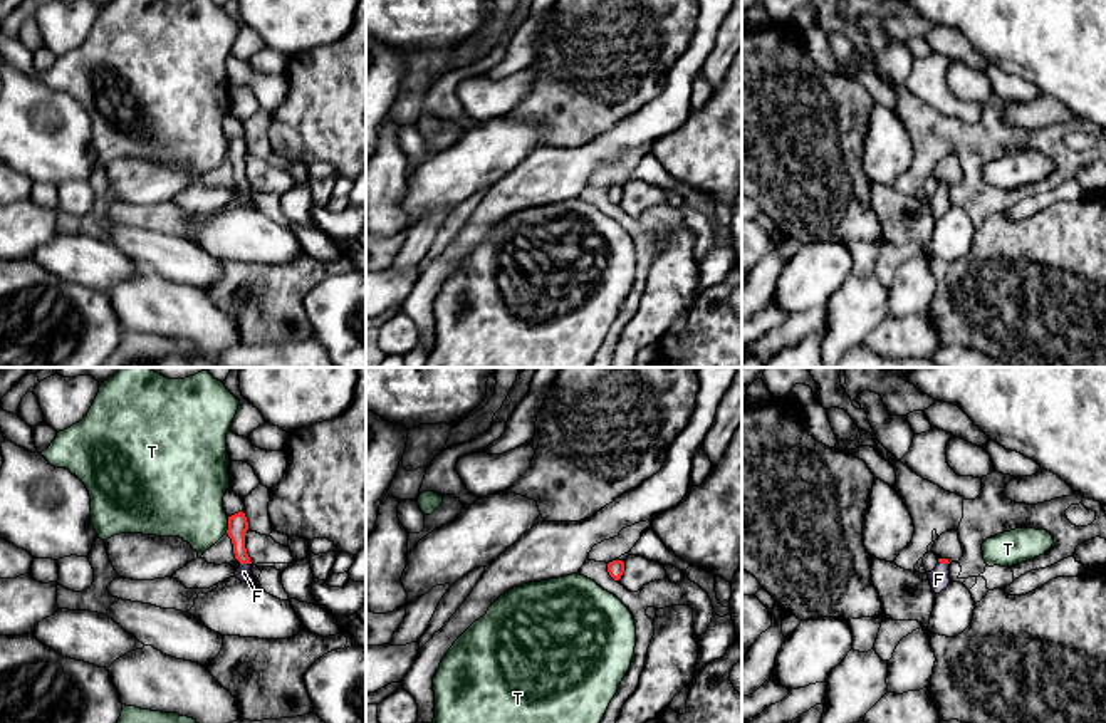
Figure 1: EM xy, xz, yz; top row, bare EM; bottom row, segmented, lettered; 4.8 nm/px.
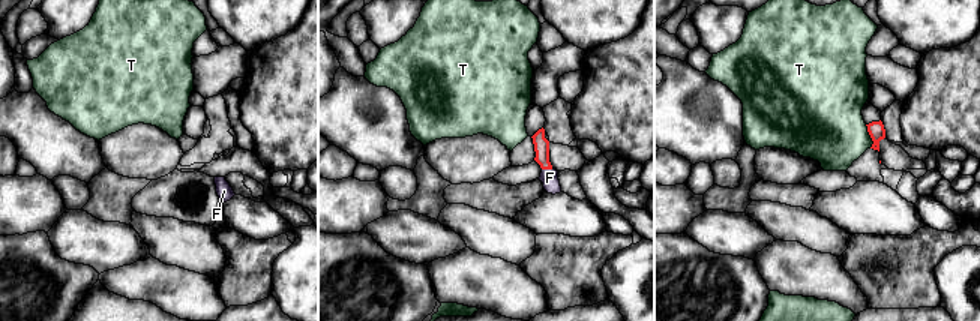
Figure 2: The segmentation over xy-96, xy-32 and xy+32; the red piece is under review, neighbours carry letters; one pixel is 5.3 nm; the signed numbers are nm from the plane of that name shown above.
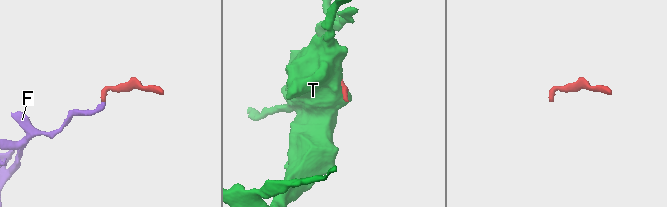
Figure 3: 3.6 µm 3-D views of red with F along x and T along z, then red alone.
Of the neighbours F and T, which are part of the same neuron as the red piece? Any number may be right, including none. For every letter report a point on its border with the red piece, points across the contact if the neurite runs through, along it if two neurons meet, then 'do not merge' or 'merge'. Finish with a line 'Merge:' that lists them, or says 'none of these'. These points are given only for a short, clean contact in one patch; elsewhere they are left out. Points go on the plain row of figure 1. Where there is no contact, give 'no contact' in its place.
F: contact xy (245, 187); way xy (237, 148), (239, 175), (245, 187), (244, 197); merge
T: contact xy (229, 150); do not merge
Merge: F

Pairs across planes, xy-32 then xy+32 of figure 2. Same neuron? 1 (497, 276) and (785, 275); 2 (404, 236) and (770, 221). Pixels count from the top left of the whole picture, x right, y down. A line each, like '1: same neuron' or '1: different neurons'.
1: same neuron
2: different neurons

